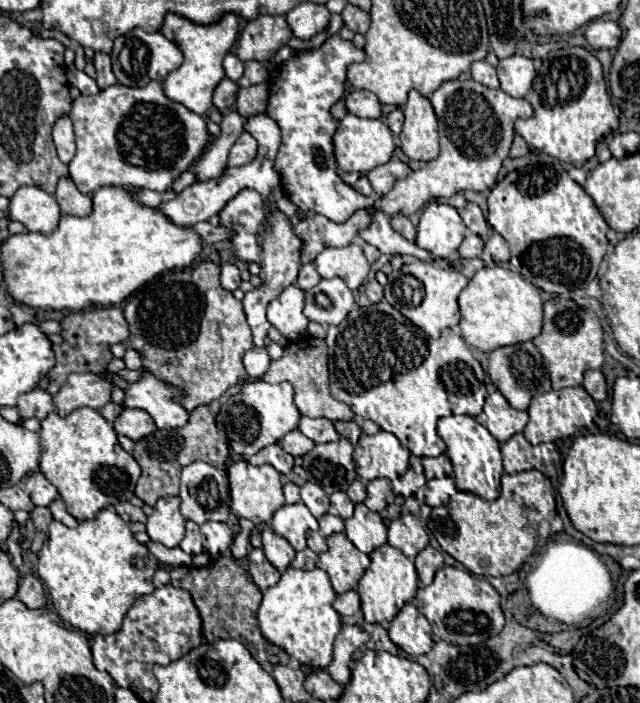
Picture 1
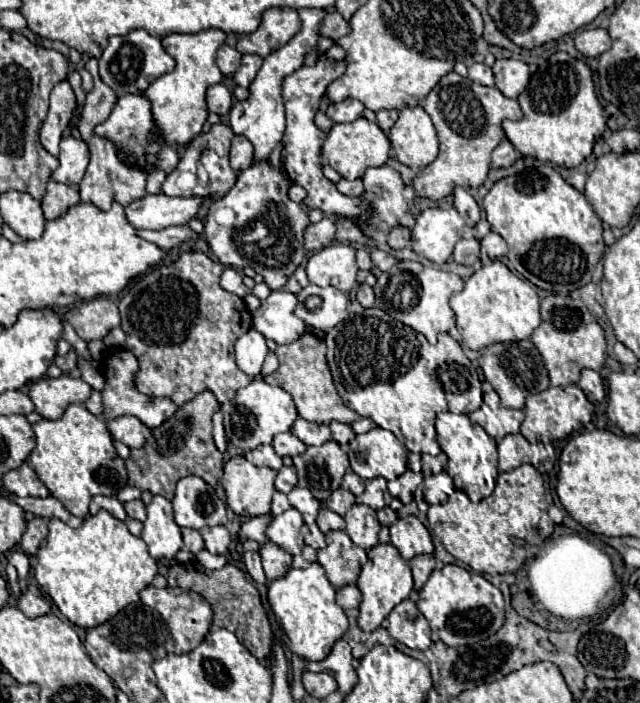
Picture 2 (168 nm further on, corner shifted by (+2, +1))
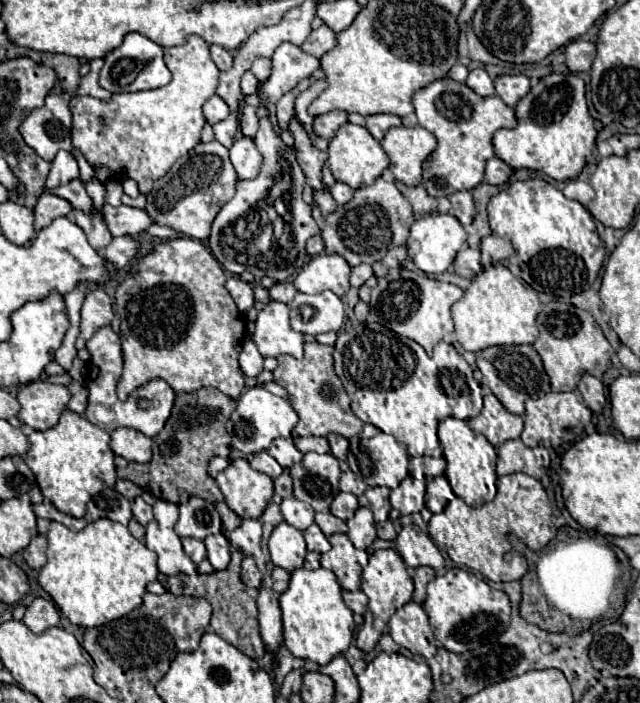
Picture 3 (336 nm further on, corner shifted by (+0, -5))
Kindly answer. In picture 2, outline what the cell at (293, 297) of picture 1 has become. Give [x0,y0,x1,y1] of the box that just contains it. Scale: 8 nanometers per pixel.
[252,290,304,344]

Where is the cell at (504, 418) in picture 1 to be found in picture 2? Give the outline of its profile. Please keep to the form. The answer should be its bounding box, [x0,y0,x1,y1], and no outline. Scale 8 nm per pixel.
[468,390,524,440]

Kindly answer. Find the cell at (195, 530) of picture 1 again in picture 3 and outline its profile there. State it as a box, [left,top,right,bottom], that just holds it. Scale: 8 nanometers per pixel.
[182,538,206,564]

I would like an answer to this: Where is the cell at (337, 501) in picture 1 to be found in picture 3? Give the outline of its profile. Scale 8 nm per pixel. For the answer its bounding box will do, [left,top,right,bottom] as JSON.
[330,492,358,520]

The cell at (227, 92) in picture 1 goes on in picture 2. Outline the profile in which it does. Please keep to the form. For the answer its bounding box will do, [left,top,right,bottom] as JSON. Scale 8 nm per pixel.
[206,84,232,116]

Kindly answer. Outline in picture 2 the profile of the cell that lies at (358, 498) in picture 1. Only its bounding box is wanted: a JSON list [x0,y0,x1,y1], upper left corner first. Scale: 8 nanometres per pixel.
[342,470,366,496]

